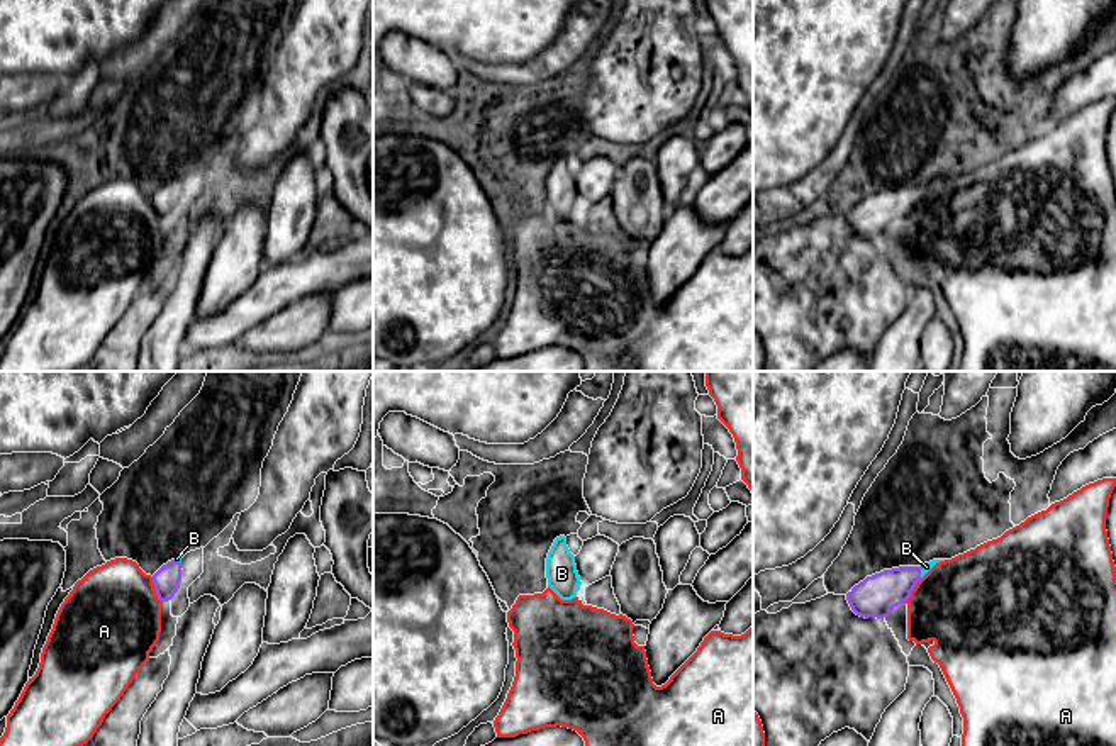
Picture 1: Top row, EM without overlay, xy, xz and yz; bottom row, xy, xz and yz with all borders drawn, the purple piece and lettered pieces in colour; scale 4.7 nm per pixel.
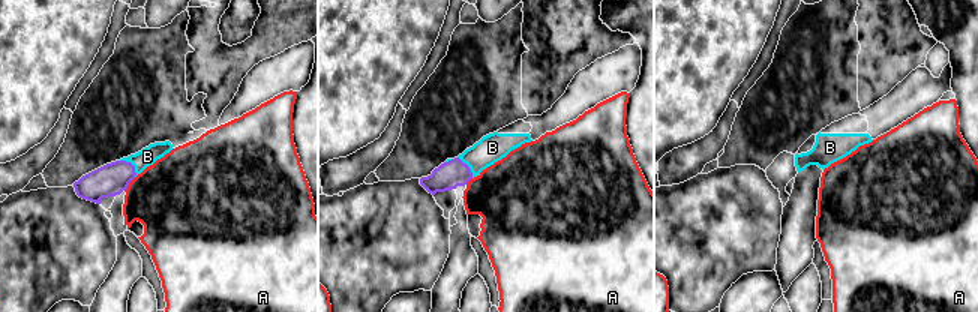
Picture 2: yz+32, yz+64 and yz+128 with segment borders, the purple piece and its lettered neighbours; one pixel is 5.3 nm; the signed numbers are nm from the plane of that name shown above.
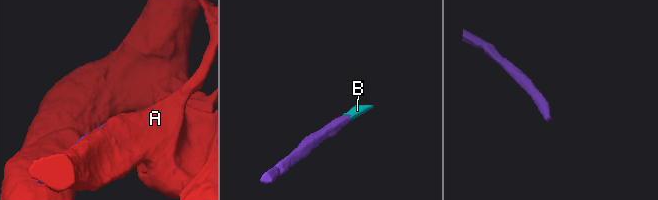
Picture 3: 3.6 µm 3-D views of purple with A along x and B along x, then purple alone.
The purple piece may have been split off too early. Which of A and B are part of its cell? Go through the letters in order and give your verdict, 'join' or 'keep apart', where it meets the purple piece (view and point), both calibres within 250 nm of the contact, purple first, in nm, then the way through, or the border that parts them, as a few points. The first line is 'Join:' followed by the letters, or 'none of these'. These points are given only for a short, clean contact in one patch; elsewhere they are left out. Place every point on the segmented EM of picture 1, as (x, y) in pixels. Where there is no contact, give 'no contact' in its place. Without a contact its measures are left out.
Join: B
A: keep apart | xy (155, 589) | 130/460 nm
B: join | yz (920, 572) | 190/50 nm | across yz (879, 594), (920, 572), (926, 567)

